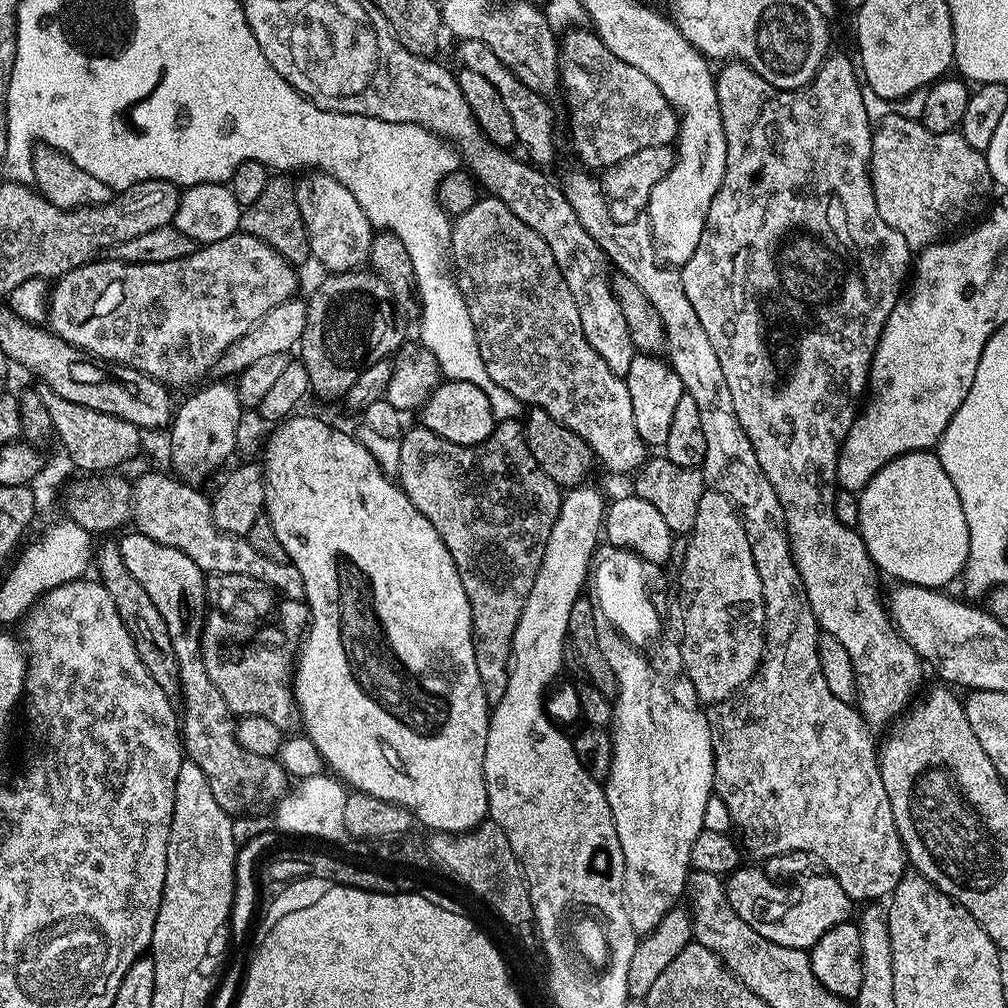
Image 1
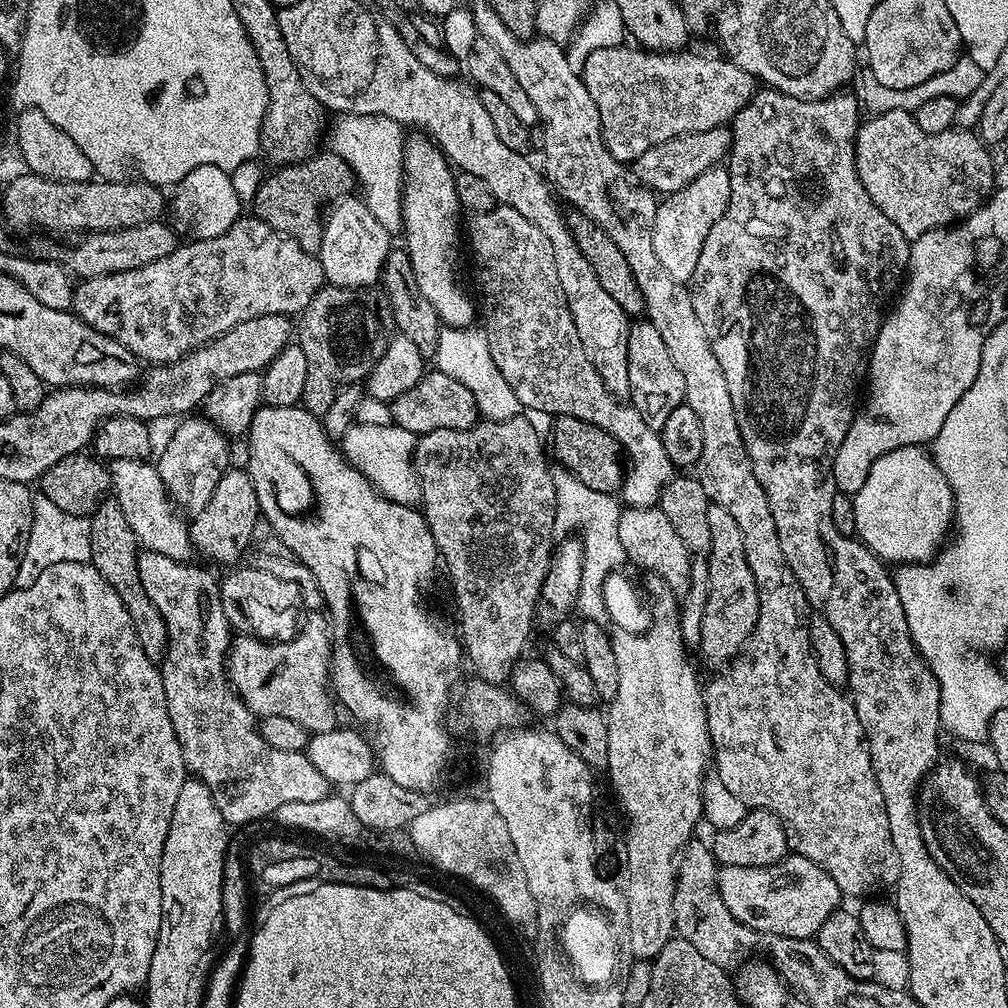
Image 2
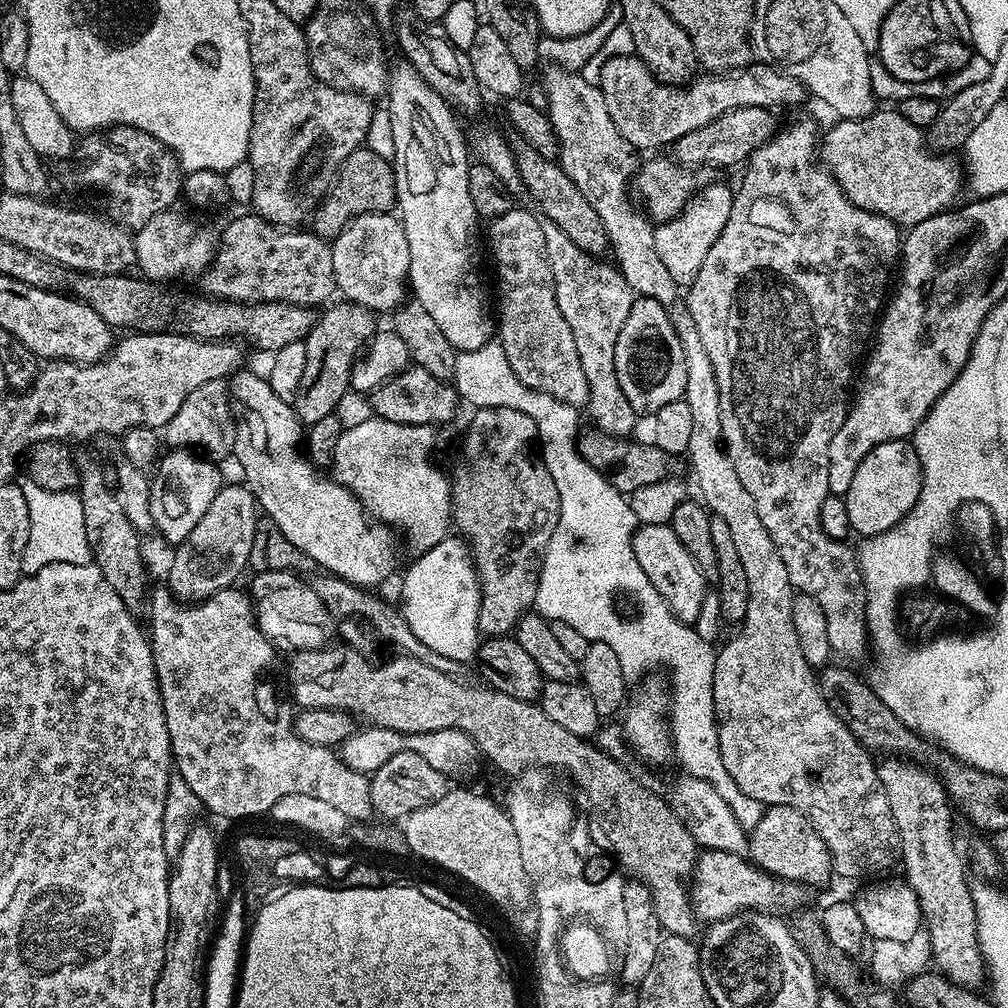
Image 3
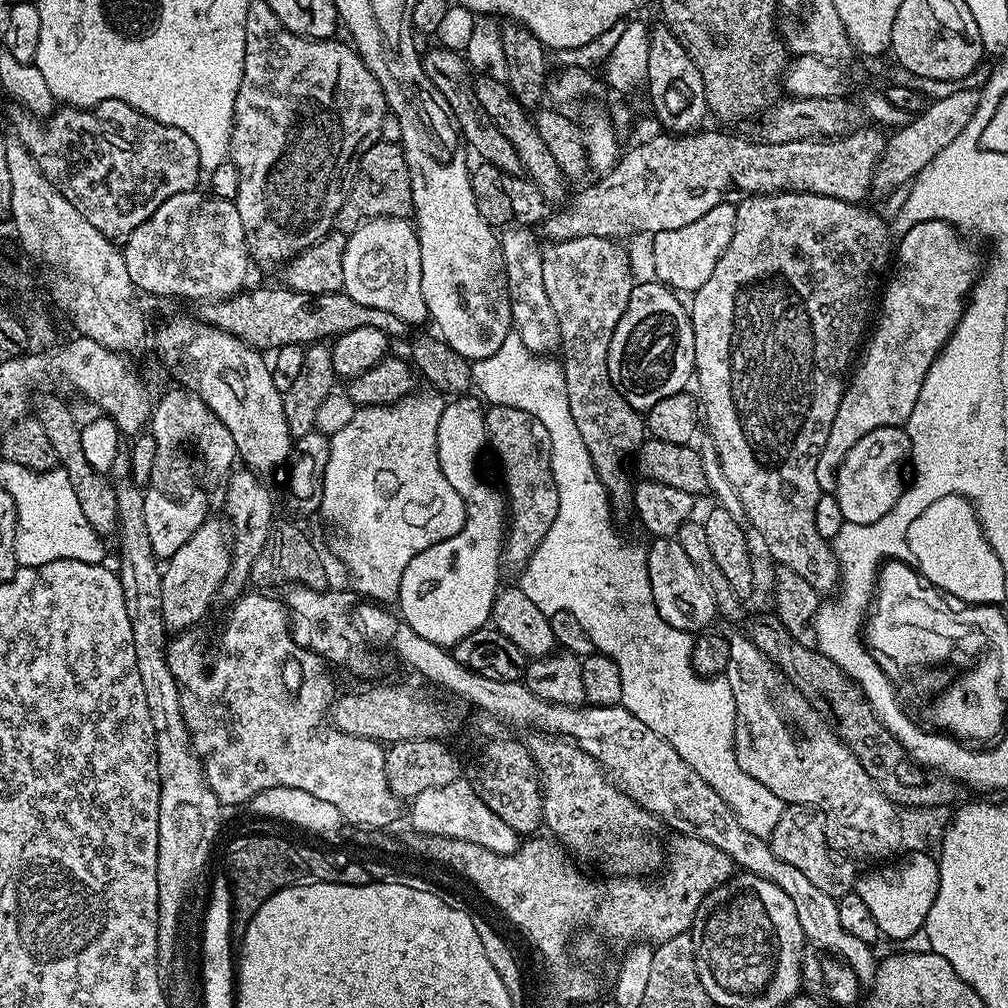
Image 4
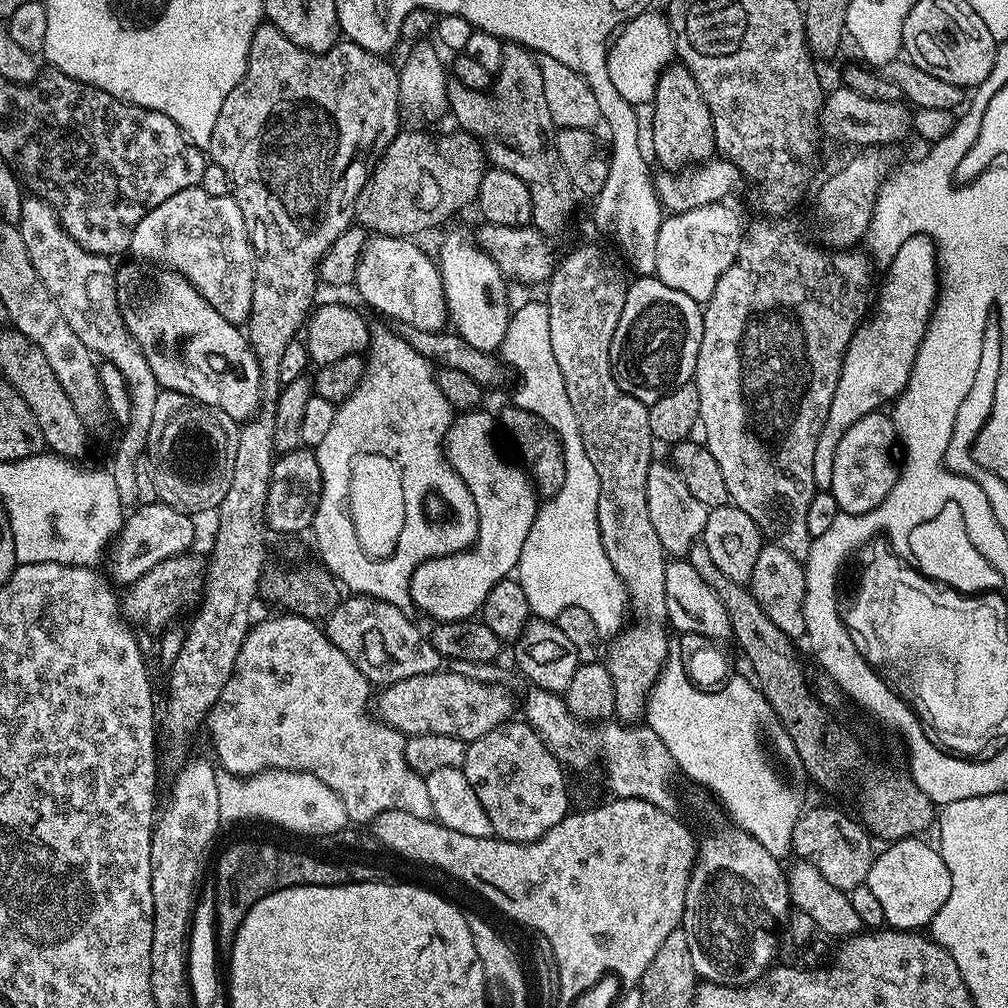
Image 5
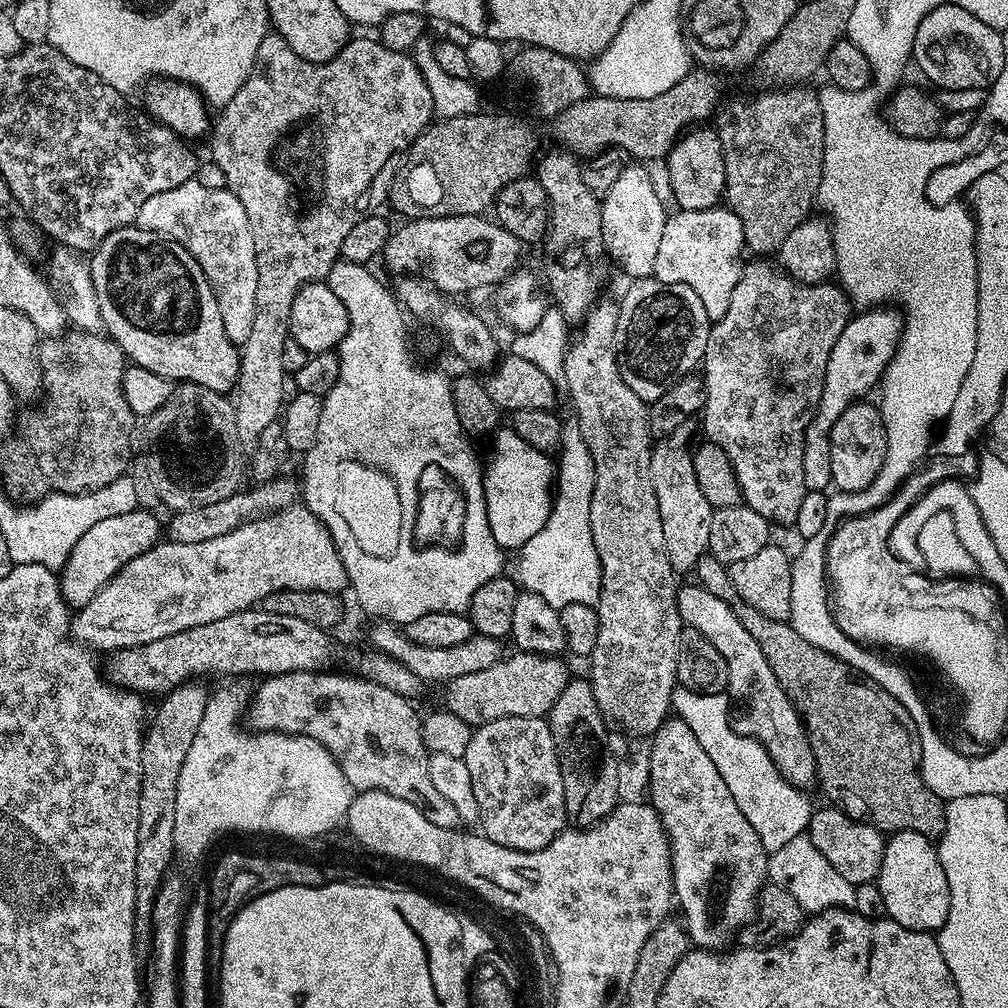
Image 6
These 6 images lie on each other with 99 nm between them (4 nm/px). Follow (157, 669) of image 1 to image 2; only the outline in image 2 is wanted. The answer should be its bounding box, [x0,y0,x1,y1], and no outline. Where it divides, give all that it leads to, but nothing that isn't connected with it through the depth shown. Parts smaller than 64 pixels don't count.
[90,498,168,665]

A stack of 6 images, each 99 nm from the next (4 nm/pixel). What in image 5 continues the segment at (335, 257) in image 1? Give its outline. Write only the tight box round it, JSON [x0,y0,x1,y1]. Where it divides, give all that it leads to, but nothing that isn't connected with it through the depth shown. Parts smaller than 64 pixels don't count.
[354,235,449,332]

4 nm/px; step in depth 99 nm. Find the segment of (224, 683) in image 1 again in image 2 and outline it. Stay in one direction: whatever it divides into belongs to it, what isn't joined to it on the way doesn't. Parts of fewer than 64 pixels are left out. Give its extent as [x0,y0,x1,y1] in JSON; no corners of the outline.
[226,610,338,734]

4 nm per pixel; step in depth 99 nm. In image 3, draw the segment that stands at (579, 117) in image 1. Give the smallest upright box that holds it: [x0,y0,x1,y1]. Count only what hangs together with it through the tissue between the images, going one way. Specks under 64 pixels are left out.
[598,54,810,150]

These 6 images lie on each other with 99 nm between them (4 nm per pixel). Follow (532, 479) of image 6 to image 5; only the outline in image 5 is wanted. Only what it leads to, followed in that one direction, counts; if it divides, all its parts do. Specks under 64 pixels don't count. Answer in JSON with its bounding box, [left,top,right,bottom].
[411,409,540,623]

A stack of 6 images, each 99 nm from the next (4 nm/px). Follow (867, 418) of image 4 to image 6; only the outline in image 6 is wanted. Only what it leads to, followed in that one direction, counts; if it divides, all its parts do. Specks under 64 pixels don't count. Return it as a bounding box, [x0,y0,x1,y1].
[802,306,904,493]

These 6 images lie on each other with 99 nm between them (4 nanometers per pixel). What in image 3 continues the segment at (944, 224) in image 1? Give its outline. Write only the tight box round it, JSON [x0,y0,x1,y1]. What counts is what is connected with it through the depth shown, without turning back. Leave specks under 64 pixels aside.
[818,110,962,226]

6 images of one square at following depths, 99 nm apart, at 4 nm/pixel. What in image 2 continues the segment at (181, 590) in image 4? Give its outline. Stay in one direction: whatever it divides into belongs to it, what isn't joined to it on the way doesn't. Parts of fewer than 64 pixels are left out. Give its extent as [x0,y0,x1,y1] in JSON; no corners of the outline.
[189,467,262,566]

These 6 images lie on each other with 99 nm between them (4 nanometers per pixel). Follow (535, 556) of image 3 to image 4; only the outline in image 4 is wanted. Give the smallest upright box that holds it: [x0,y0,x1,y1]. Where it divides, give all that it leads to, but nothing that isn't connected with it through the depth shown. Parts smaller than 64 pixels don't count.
[484,404,558,570]

